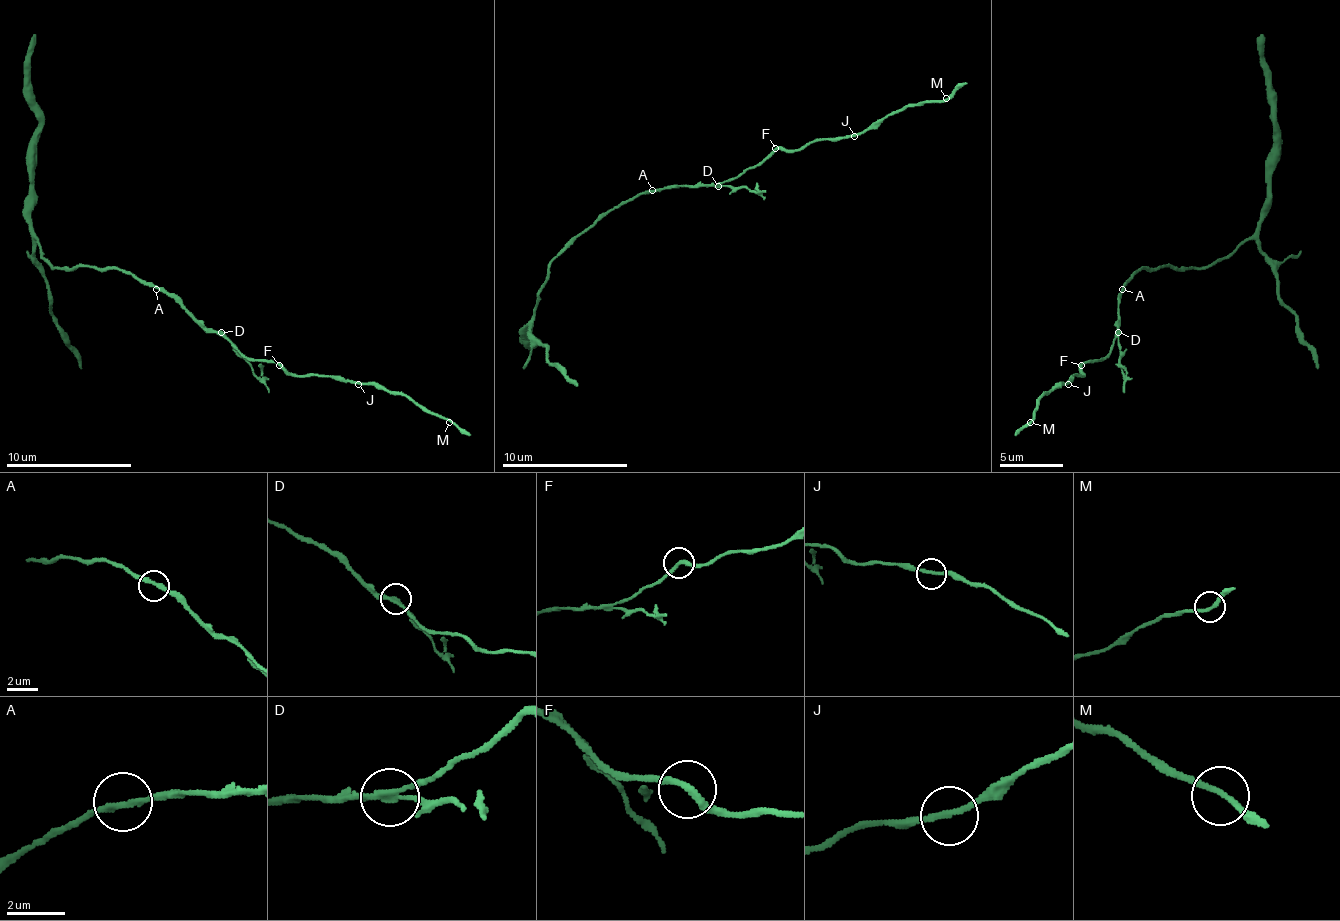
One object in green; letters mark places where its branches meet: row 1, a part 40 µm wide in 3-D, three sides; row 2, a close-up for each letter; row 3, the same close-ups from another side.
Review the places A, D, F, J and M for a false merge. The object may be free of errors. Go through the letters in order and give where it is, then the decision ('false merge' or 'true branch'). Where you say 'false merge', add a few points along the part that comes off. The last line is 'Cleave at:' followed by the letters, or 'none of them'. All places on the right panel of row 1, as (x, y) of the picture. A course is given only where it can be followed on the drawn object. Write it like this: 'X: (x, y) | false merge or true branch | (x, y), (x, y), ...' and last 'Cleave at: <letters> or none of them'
A: (1122, 289) | true branch
D: (1118, 332) | false merge | (1119, 333), (1125, 393)
F: (1081, 365) | true branch
J: (1068, 384) | true branch
M: (1030, 422) | true branch
Cleave at: D

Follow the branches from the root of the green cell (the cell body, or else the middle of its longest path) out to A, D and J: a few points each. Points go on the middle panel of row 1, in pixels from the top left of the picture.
A: (640, 193), (652, 190)
D: (640, 193), (655, 193), (674, 186), (719, 186)
J: (640, 193), (674, 186), (722, 186), (756, 167), (779, 148), (804, 148), (820, 139), (854, 136)

